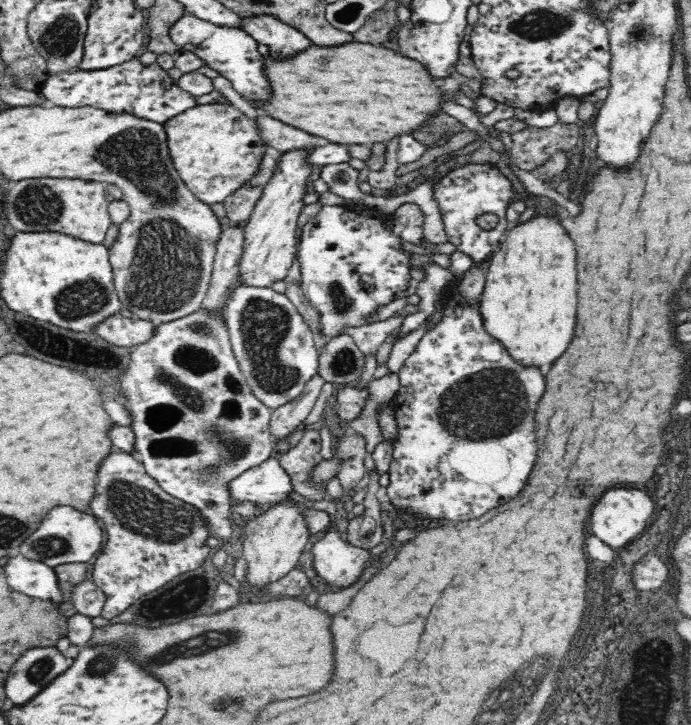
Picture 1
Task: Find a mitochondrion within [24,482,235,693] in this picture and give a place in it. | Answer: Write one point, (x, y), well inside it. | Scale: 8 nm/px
(104, 664)

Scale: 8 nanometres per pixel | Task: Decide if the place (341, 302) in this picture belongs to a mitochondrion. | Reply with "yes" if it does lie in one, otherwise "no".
yes

